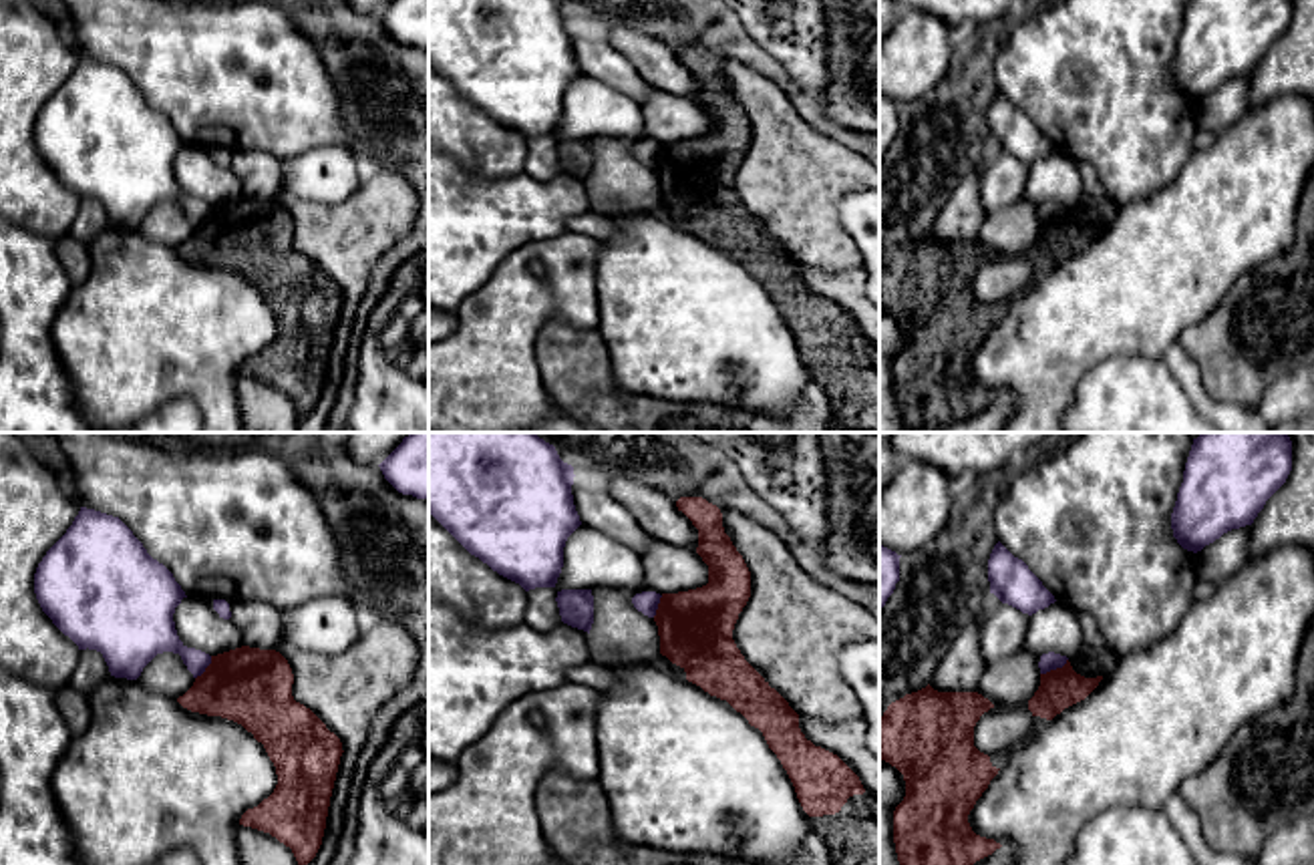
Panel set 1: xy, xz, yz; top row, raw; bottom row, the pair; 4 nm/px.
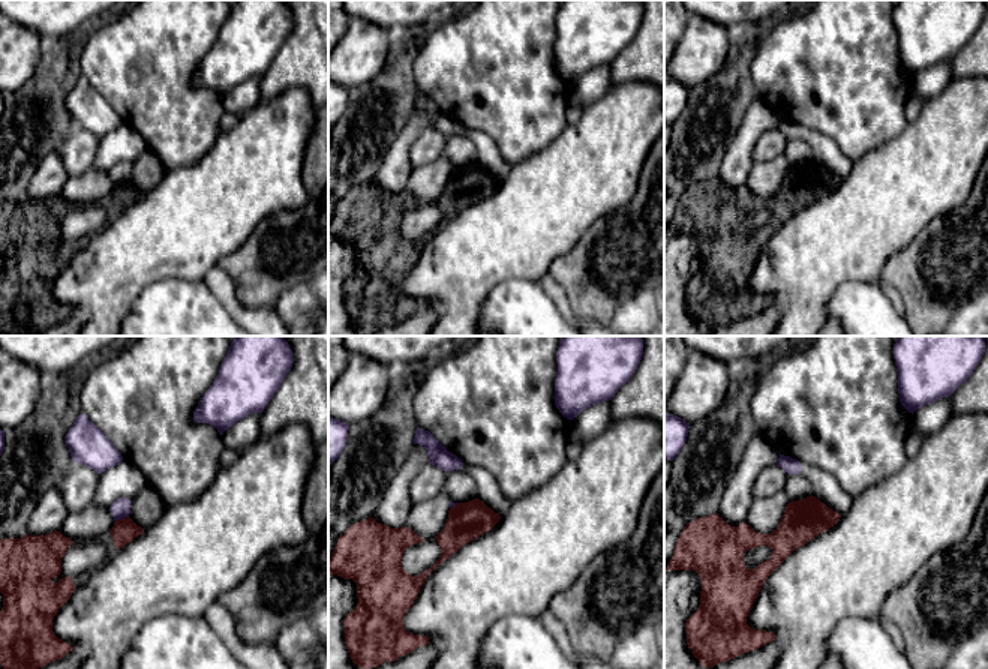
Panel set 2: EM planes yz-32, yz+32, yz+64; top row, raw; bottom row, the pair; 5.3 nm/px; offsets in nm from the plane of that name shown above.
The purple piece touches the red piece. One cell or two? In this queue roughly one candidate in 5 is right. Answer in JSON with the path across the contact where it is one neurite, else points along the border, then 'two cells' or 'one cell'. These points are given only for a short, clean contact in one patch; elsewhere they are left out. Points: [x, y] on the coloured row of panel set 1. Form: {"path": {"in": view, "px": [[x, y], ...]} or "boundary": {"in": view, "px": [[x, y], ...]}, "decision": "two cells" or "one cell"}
{"decision": "two cells"}

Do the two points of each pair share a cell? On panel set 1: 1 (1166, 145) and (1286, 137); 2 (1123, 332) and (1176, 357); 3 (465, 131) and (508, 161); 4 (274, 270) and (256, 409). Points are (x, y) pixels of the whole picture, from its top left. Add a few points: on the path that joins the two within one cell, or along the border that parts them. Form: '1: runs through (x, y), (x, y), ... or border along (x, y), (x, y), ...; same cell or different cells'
1: border along (1194, 153), (1162, 190); different cells
2: border along (1178, 340), (1162, 357); different cells
3: runs through (475, 141), (498, 151); same cell
4: runs through (292, 304), (292, 369), (288, 375); same cell

